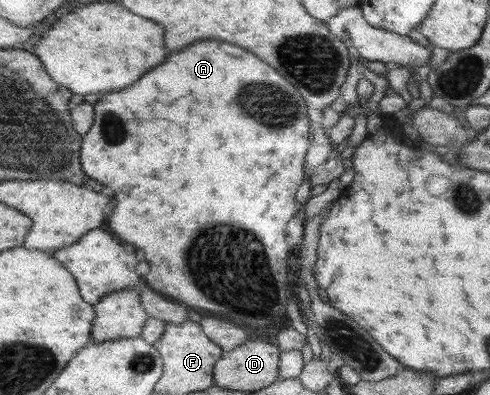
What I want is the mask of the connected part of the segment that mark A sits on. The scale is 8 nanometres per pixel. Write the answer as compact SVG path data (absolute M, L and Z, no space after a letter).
M212 40L198 42L196 46L188 46L186 50L172 54L168 58L168 62L164 62L164 66L158 66L156 70L148 72L144 78L140 78L140 82L136 82L136 86L128 86L128 90L122 90L122 92L106 94L96 104L96 126L92 126L92 130L83 136L84 150L82 150L81 156L82 162L84 162L84 172L90 178L96 178L98 182L104 182L106 186L114 188L118 206L110 218L110 228L118 236L122 236L126 242L136 244L138 248L142 248L146 252L146 258L148 258L152 270L145 276L145 284L156 293L194 310L199 308L214 314L228 316L240 327L252 326L254 330L268 330L276 324L279 326L289 320L286 318L288 316L286 314L288 306L286 260L288 260L290 246L286 242L286 236L288 236L288 222L294 220L294 216L298 212L298 208L296 208L298 190L306 178L304 166L306 166L309 141L309 108L306 104L307 100L299 88L292 86L280 72L276 72L272 66L268 66L256 54L252 54L240 46L232 46L228 42L212 42Z

